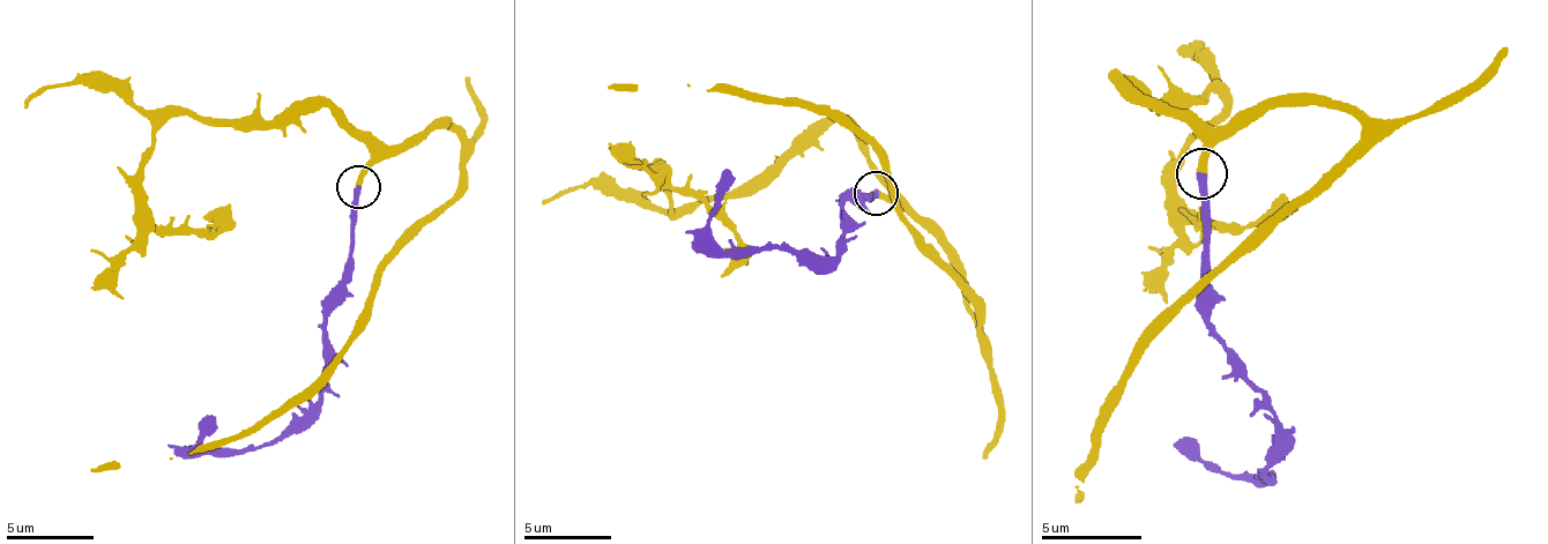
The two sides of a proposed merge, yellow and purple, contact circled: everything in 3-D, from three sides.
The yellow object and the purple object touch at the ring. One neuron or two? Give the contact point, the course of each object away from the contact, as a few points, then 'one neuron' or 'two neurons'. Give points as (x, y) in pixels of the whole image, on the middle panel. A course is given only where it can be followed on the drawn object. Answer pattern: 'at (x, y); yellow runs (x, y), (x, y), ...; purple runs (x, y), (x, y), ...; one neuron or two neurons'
at (876, 193); yellow runs (877, 192), (951, 262), (977, 333), (977, 297), (902, 214), (885, 162), (828, 113), (741, 91), (609, 87); purple runs (877, 192), (850, 196), (846, 245), (833, 258), (784, 250), (723, 250), (711, 214), (731, 170); one neuron

